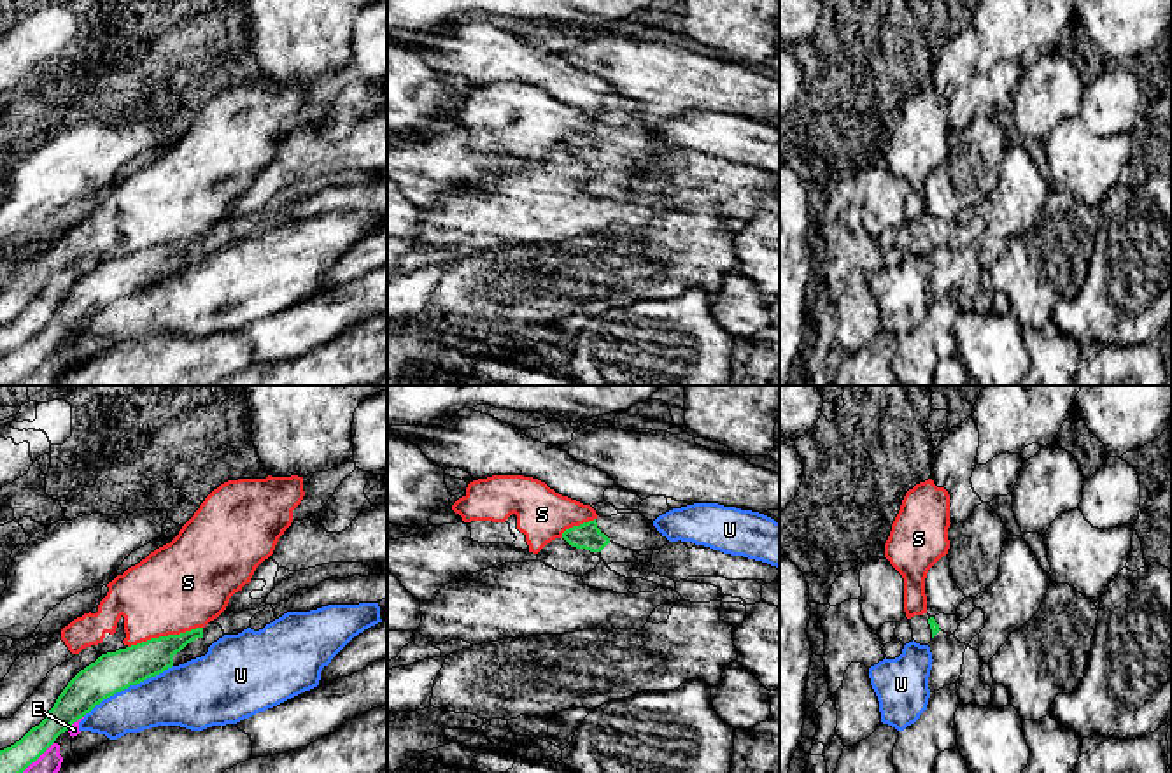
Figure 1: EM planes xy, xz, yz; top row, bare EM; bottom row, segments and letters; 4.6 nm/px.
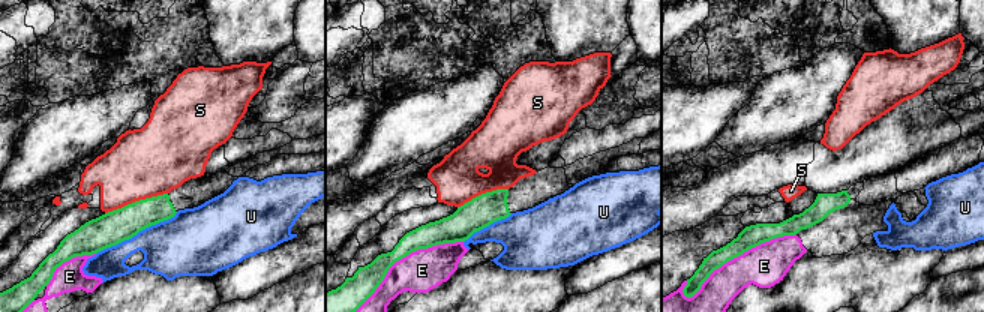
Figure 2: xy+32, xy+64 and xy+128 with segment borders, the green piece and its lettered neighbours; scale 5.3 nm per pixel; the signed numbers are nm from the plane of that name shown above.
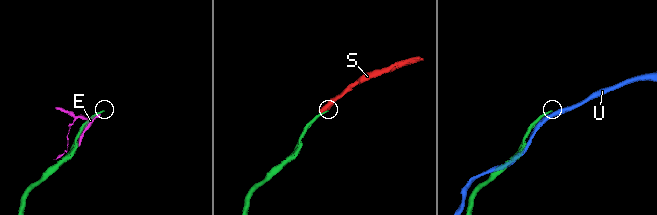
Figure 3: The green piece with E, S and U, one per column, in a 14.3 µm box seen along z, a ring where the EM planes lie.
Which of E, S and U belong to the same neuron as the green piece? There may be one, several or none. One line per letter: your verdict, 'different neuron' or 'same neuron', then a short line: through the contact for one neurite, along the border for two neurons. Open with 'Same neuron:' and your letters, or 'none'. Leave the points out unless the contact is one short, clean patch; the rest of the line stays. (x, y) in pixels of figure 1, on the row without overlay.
Same neuron: none
E: different neuron
S: different neuron
U: different neuron

